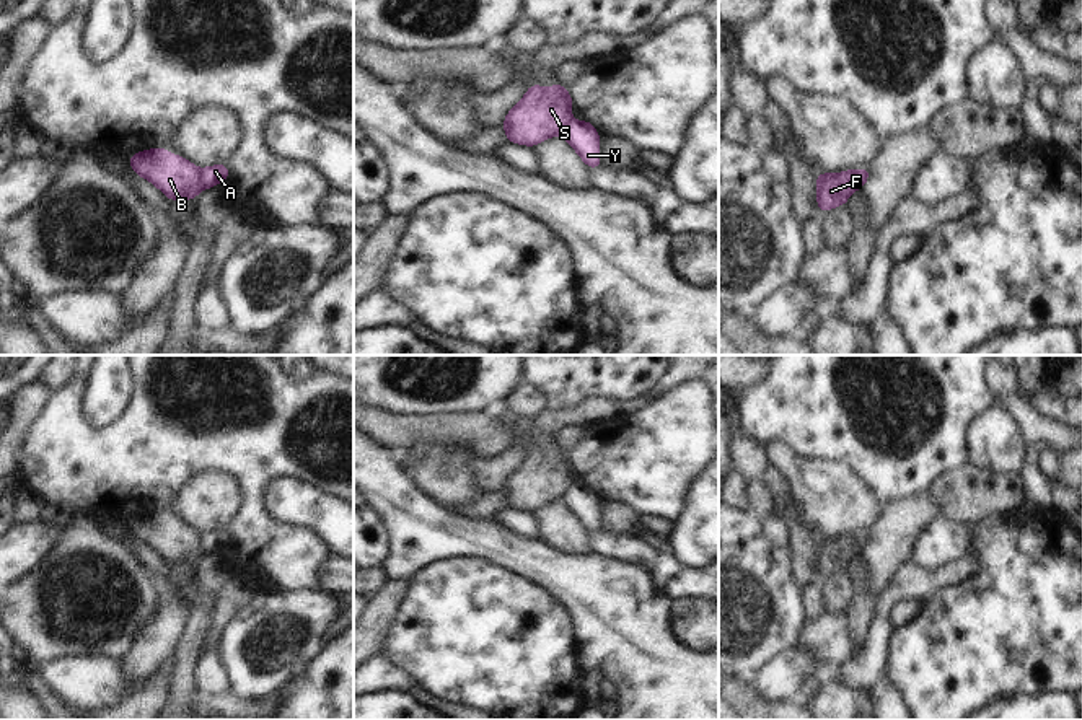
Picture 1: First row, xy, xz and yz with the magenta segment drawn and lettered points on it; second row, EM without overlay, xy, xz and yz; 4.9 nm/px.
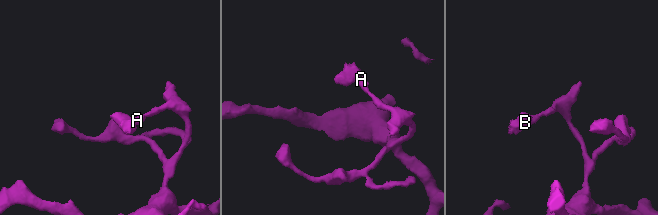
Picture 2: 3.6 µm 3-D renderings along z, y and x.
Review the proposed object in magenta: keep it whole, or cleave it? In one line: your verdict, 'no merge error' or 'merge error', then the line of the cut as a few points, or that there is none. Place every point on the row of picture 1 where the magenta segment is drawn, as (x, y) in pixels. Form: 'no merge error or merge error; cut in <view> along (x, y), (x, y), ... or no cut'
merge error; cut in xy along (199, 170), (199, 183), (204, 188)

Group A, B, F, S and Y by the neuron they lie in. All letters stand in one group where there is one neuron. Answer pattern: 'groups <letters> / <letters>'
groups A Y / B F S

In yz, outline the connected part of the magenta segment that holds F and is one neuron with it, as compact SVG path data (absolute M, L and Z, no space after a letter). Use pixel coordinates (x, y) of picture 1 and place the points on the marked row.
M854 169L841 173L820 173L816 182L816 207L821 213L846 205L849 197L857 191L854 184Z

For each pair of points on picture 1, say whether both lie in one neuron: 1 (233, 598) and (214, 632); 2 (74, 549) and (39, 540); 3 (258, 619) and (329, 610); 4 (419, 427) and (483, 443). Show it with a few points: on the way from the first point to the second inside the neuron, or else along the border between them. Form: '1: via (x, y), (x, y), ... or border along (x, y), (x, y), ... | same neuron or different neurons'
1: via (227, 606), (217, 624) | same neuron
2: border along (62, 530), (54, 548), (28, 572) | different neurons
3: via (276, 619), (299, 619), (312, 611) | same neuron
4: via (435, 427), (466, 430) | same neuron

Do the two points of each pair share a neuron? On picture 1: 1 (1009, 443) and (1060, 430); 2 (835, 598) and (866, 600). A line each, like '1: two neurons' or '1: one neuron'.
1: two neurons
2: two neurons

